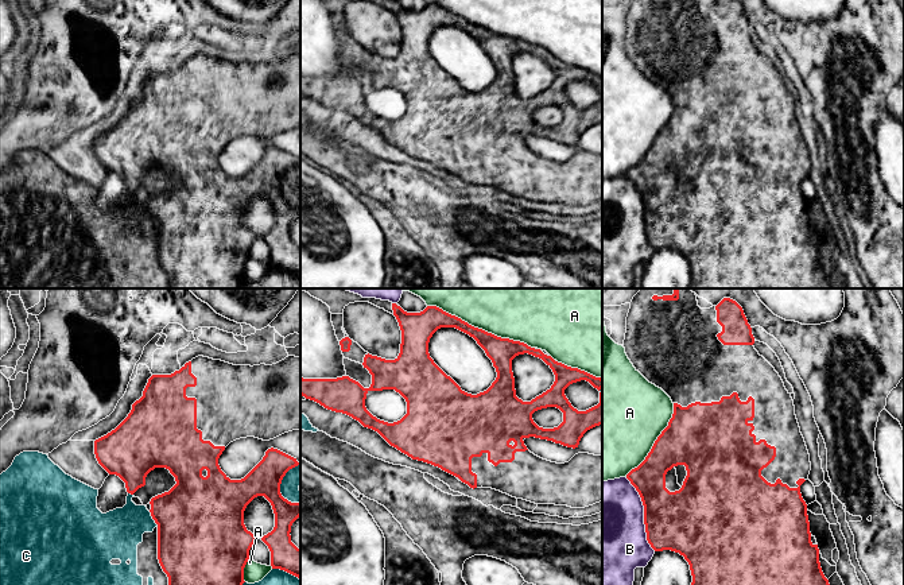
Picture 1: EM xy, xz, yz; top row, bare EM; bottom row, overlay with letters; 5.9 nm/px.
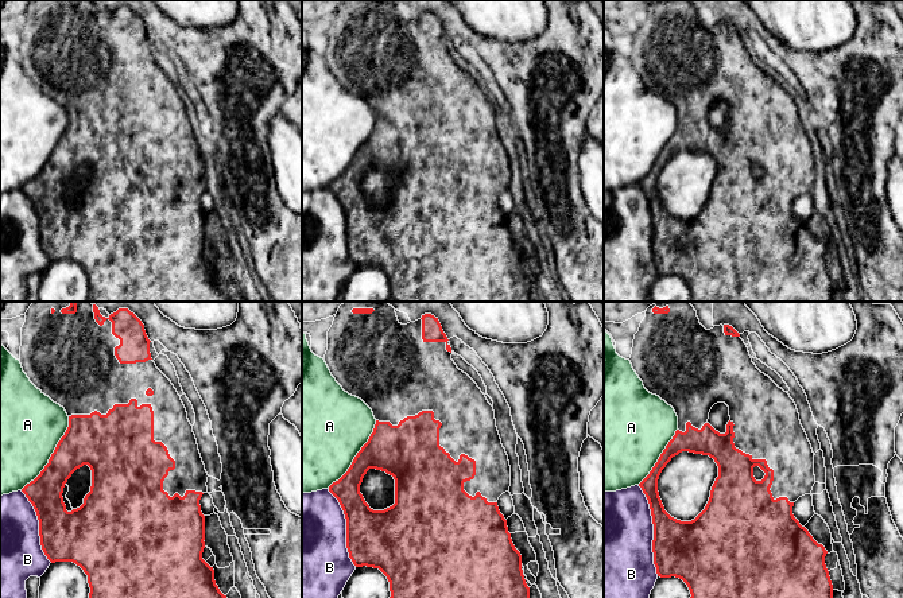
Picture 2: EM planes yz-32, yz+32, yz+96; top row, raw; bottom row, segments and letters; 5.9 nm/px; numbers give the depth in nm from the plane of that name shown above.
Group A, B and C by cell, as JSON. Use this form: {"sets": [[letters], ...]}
{"sets": [["A"], ["B"], ["C"]]}

